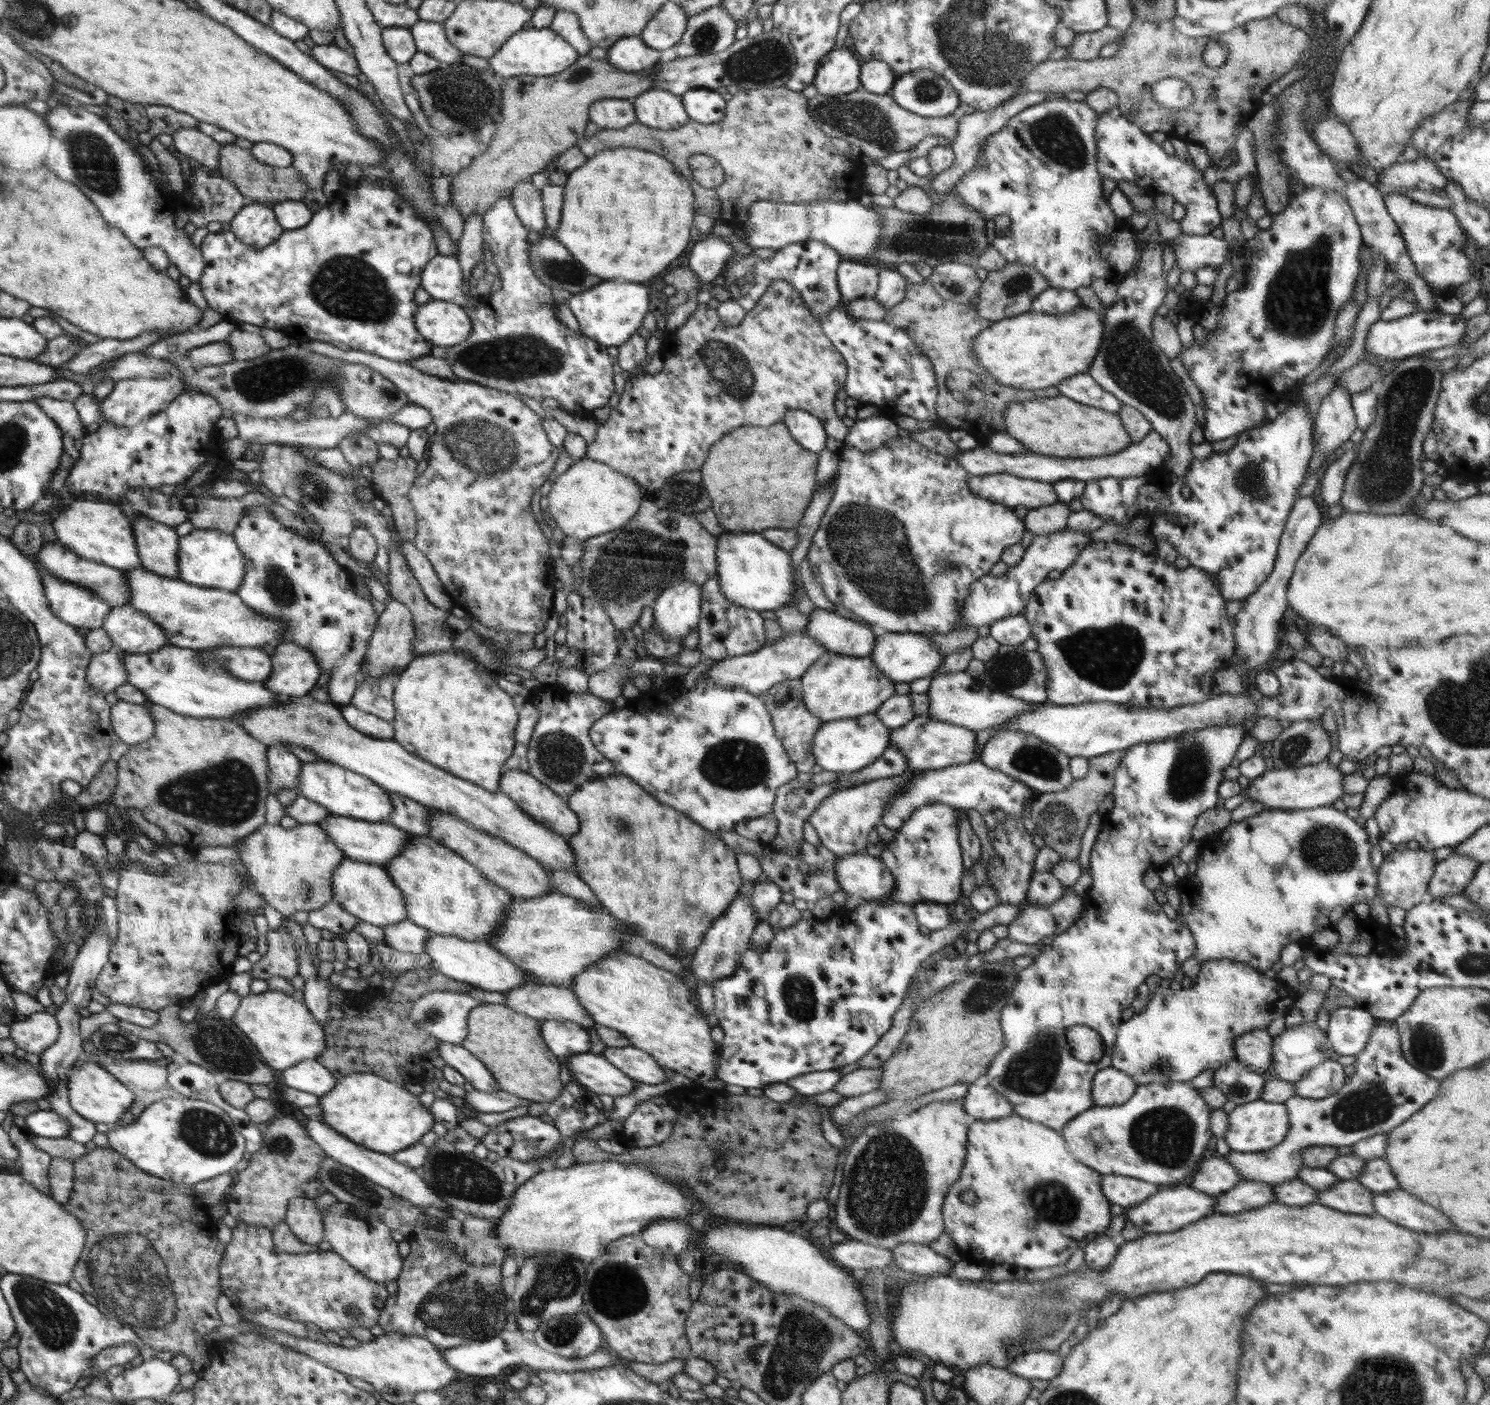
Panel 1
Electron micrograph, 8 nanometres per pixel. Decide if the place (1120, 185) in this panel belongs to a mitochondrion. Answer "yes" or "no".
no

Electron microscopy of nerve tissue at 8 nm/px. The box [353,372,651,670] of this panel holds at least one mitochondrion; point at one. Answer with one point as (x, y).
(483, 448)

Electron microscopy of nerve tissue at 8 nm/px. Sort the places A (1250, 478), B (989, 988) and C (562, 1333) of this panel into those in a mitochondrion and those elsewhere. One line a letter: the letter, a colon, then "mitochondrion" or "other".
A: mitochondrion
B: mitochondrion
C: mitochondrion

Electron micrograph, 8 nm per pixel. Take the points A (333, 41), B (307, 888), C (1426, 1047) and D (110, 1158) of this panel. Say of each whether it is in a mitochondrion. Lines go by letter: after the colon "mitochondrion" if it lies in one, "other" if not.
A: other
B: mitochondrion
C: mitochondrion
D: other

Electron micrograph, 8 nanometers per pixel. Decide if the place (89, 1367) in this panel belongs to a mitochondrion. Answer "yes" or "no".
no

